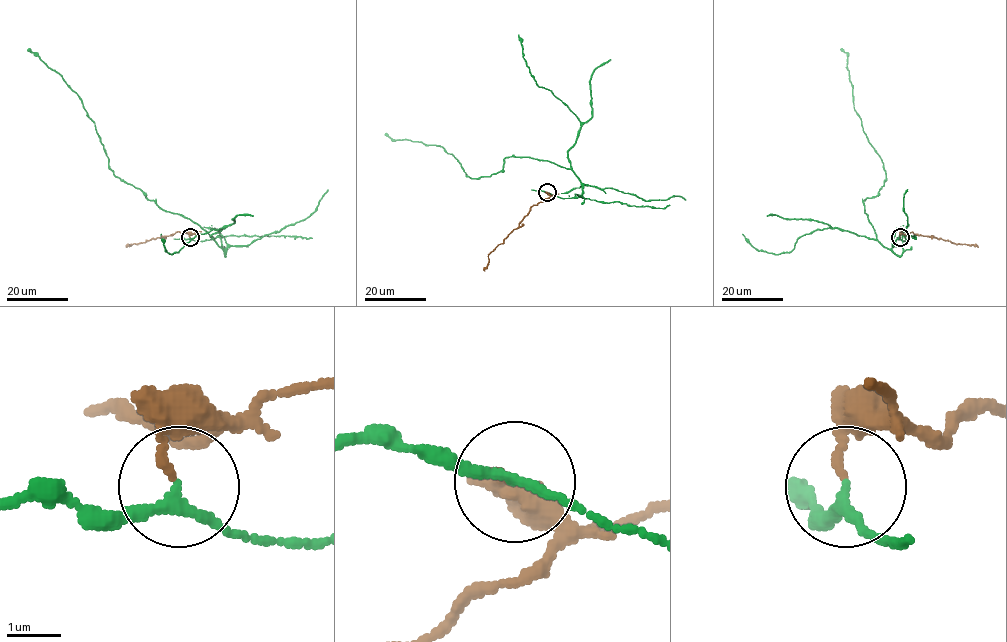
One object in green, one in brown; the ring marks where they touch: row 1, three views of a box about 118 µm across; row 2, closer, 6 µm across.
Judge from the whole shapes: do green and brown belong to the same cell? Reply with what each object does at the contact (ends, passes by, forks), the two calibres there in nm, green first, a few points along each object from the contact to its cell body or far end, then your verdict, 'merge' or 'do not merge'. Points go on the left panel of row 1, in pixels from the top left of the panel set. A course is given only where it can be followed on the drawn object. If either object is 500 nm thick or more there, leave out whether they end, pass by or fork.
green passes by; brown ends there; 180 nm thick on the green side, 130 nm on the other; green runs (190, 237), (221, 237), (225, 255), (189, 219), (163, 210), (114, 175), (82, 100), (27, 50); brown runs (190, 237), (192, 234), (178, 231), (127, 247); do not merge

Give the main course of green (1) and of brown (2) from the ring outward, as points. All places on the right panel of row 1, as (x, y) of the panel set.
1: (900, 237), (896, 255), (864, 212), (885, 172), (854, 107), (840, 50)
2: (900, 237), (912, 231), (978, 247)

